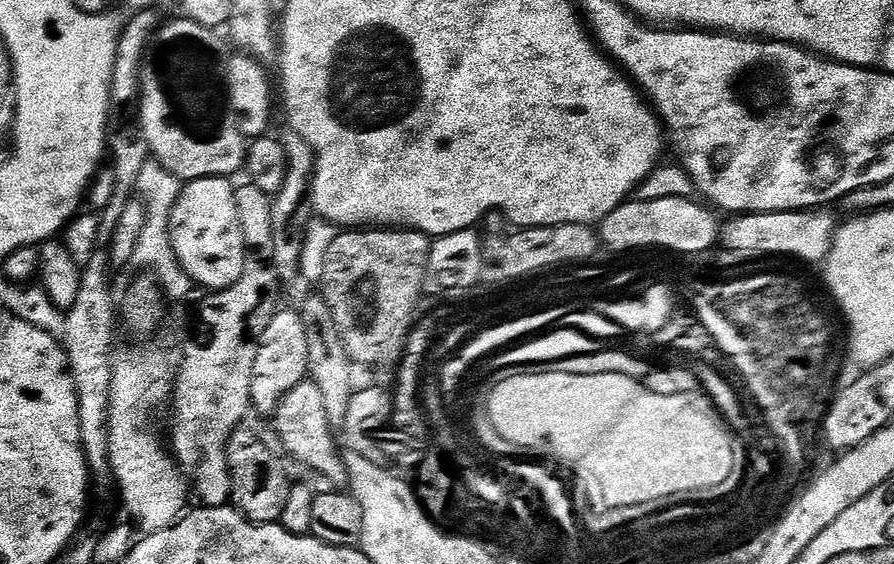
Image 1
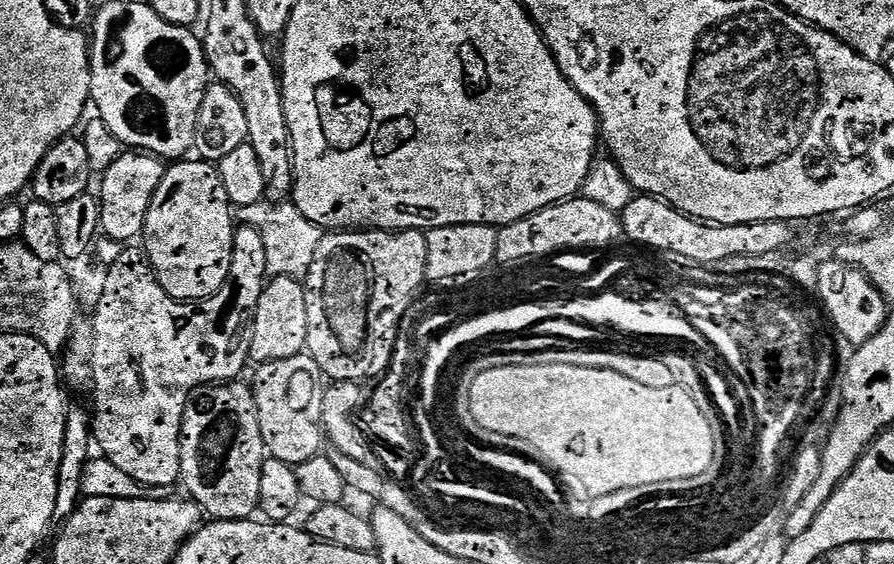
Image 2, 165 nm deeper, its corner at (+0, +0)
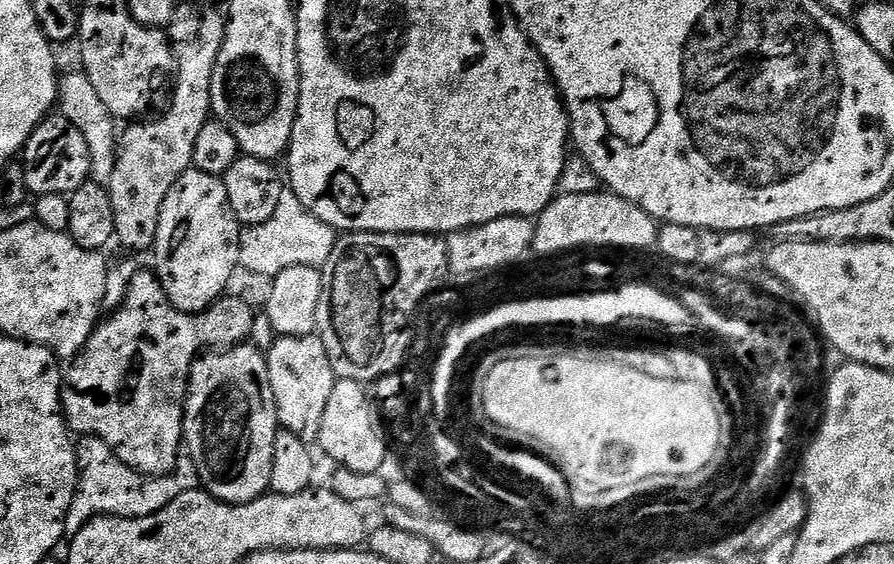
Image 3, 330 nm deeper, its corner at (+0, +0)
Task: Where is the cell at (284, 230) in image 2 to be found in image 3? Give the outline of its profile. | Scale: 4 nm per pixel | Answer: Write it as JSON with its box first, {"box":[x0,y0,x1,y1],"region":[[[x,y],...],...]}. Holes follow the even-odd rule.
{"box":[239,186,338,280],"region":[[[286,186],[278,200],[273,217],[256,227],[245,227],[240,234],[239,265],[265,280],[271,280],[289,269],[290,266],[310,265],[312,268],[323,269],[333,253],[338,234],[328,223],[306,210],[301,200]]]}

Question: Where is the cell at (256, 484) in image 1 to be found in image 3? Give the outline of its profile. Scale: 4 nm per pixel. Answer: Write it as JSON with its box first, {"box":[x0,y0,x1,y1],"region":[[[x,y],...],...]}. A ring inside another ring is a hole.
{"box":[183,342,280,504],"region":[[[241,342],[223,350],[212,350],[197,358],[188,375],[188,396],[184,400],[183,443],[187,455],[194,462],[196,473],[200,475],[203,491],[224,504],[254,502],[272,486],[270,474],[274,466],[274,442],[280,428],[280,419],[276,413],[274,390],[270,390],[267,355],[248,343]],[[207,404],[220,409],[206,413],[200,420],[200,411]]]}

